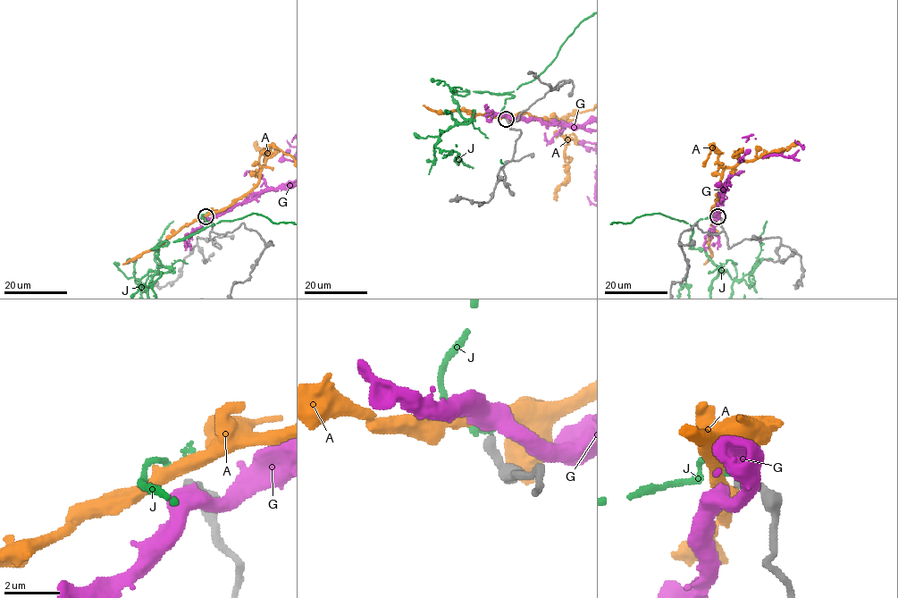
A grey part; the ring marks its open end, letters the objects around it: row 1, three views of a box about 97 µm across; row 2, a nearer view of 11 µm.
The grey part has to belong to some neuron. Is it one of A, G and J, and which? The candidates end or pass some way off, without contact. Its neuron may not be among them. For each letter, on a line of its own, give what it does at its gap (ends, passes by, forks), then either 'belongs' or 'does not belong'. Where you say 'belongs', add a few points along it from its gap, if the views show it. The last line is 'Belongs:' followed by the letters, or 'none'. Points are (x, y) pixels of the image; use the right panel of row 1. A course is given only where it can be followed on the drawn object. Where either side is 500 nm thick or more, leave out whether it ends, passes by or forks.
A: it passes by; does not belong
G: it passes by; does not belong
J: it passes by; belongs
Belongs: J

